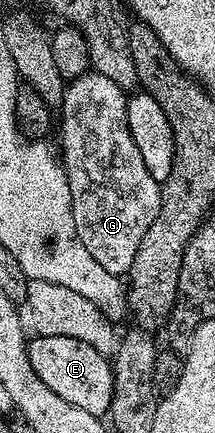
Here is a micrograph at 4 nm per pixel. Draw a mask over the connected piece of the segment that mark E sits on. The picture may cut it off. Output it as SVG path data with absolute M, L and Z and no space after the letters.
M41 335L36 338L30 338L27 346L31 369L35 369L39 381L53 393L59 393L63 401L71 401L71 405L79 405L79 409L87 409L92 415L104 416L113 396L113 365L107 356L75 337Z

